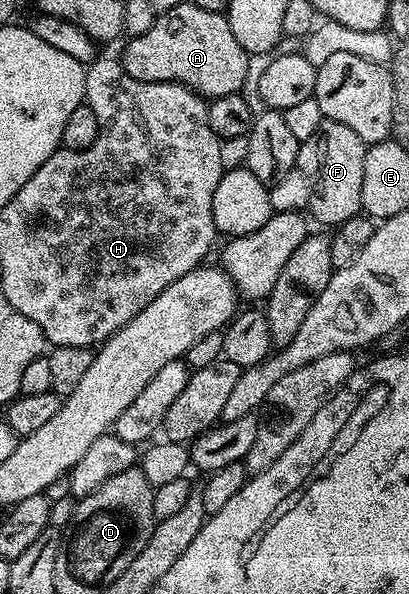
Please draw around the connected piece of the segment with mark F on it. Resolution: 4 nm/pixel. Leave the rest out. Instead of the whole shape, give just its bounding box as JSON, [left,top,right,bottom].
[297,120,368,227]

